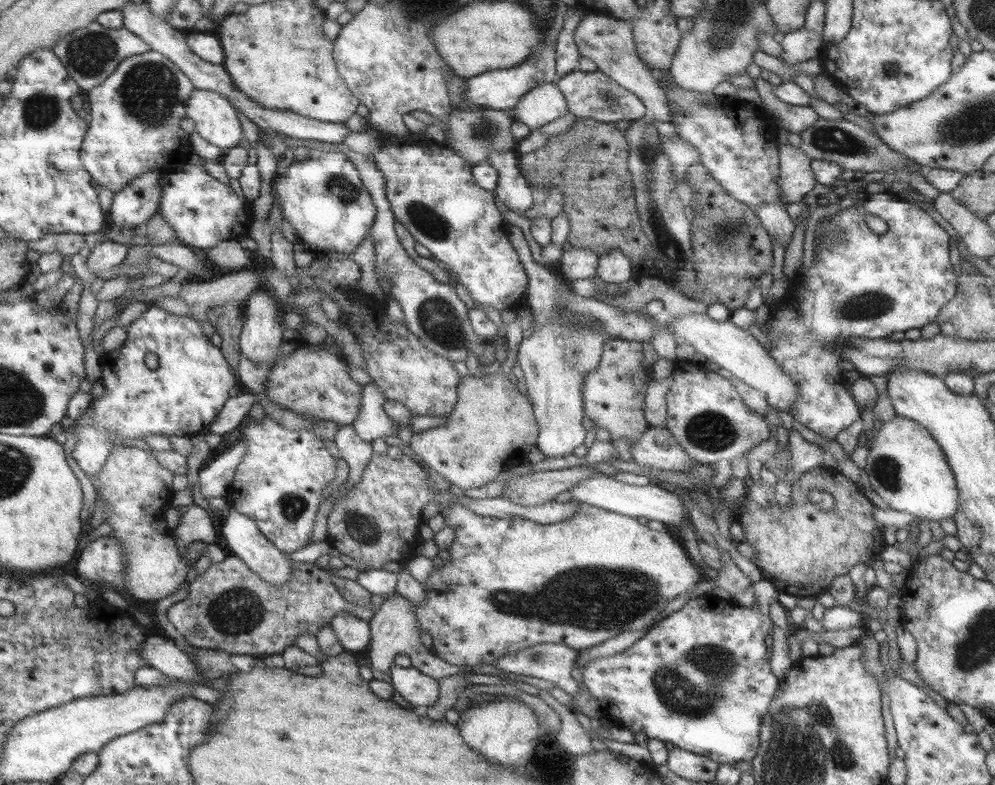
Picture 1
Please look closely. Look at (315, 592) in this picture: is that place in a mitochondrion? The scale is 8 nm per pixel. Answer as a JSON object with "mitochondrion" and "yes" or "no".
{"mitochondrion":"no"}

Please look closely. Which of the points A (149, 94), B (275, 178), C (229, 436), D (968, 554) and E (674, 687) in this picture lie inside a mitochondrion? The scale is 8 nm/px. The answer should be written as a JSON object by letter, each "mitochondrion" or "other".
{"A":"mitochondrion","B":"other","C":"other","D":"other","E":"mitochondrion"}

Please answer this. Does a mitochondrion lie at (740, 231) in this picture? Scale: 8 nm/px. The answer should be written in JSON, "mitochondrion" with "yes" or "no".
{"mitochondrion":"yes"}

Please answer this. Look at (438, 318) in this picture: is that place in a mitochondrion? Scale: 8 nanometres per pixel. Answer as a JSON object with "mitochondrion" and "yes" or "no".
{"mitochondrion":"yes"}

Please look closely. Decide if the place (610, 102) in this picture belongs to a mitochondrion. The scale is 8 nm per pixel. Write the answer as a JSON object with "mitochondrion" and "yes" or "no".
{"mitochondrion":"yes"}

